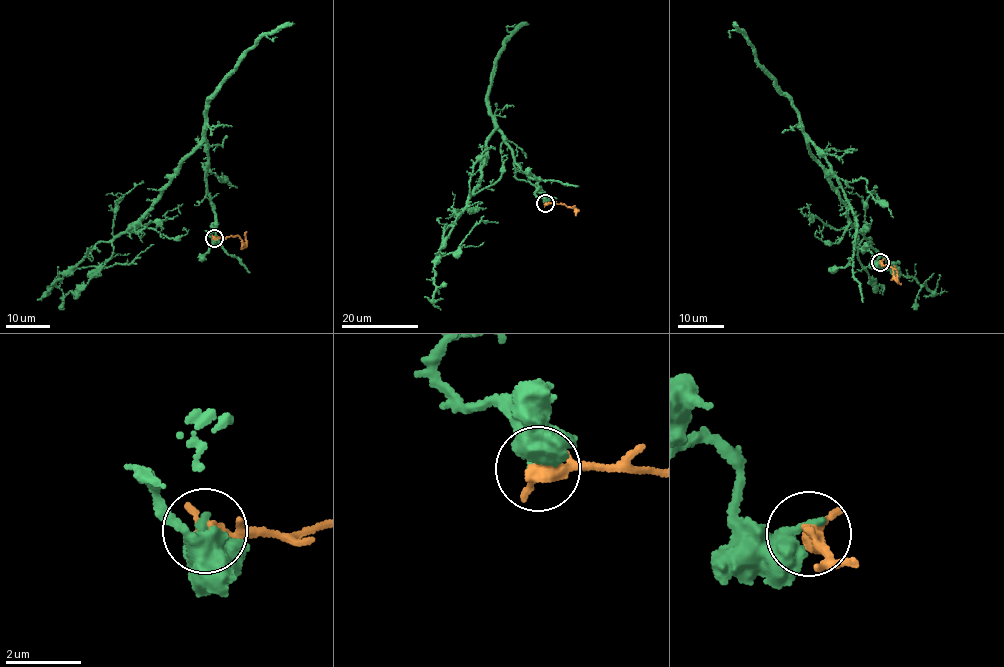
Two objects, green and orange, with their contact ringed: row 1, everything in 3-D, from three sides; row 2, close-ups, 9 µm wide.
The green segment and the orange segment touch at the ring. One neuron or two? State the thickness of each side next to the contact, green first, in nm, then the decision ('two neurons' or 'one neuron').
calibres 440 and 360 nm; two neurons

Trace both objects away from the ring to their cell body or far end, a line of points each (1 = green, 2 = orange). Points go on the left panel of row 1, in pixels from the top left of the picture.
1: (214, 237), (207, 231), (214, 227), (214, 204), (203, 139), (143, 217), (73, 266), (132, 262), (153, 244)
2: (214, 237), (238, 236), (245, 243), (247, 231)

